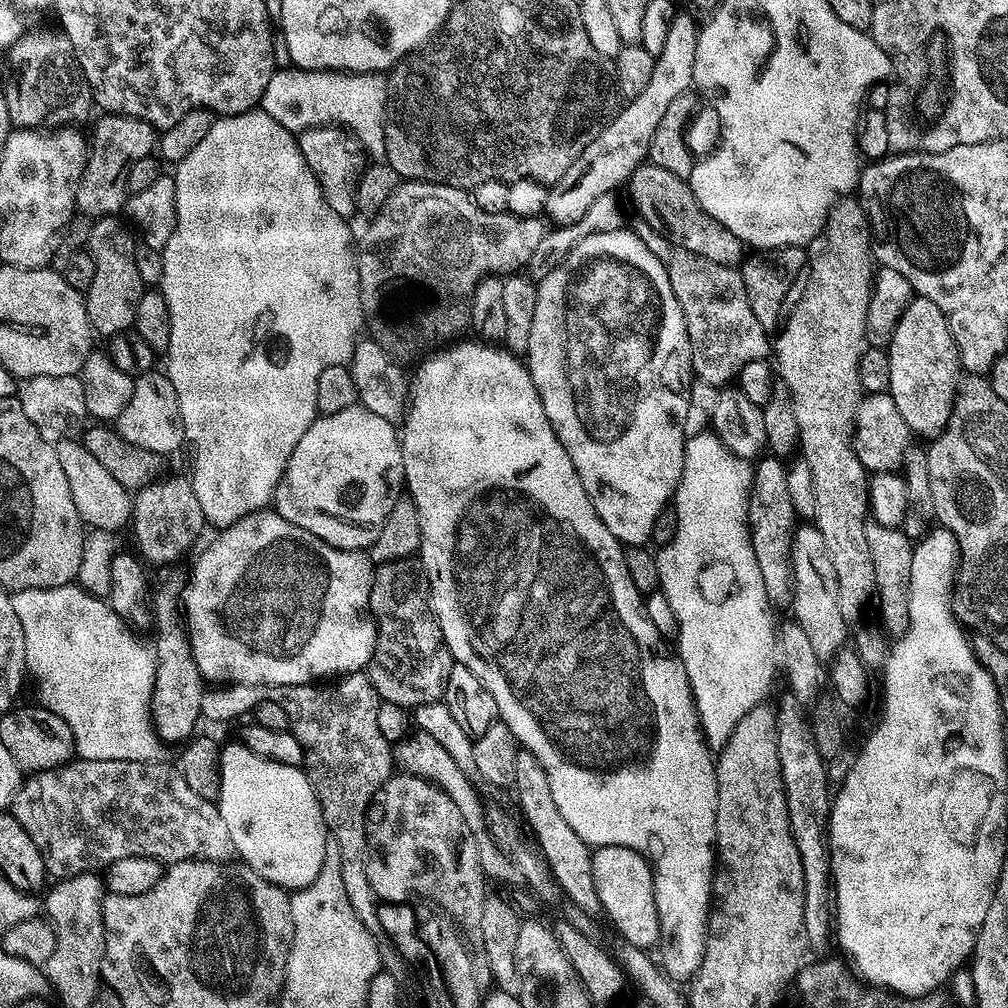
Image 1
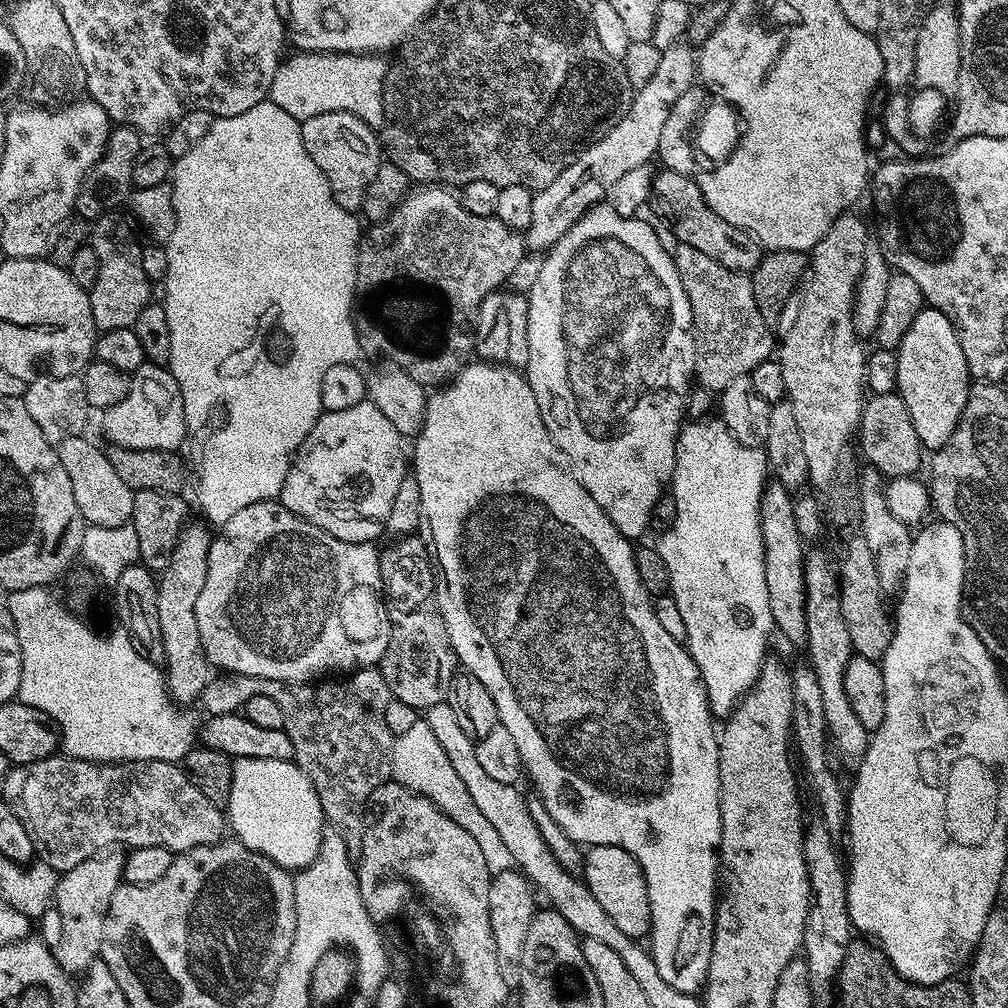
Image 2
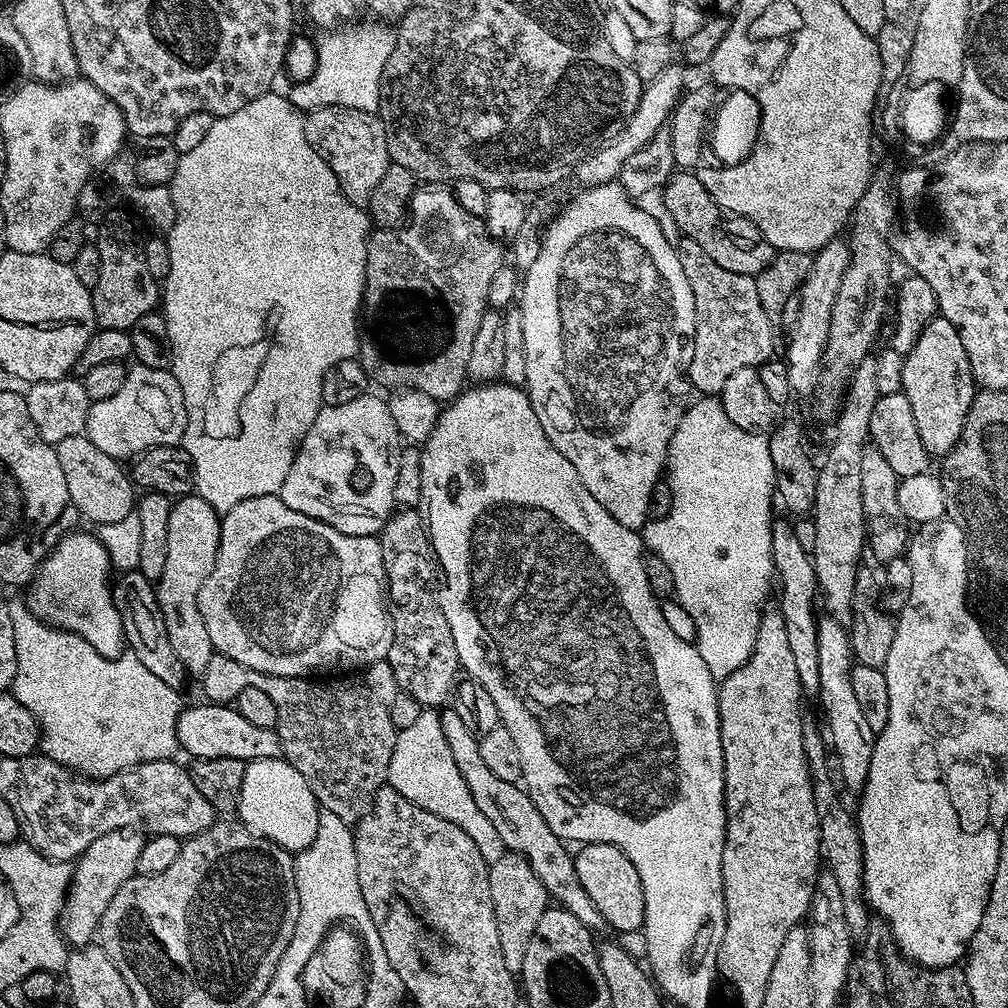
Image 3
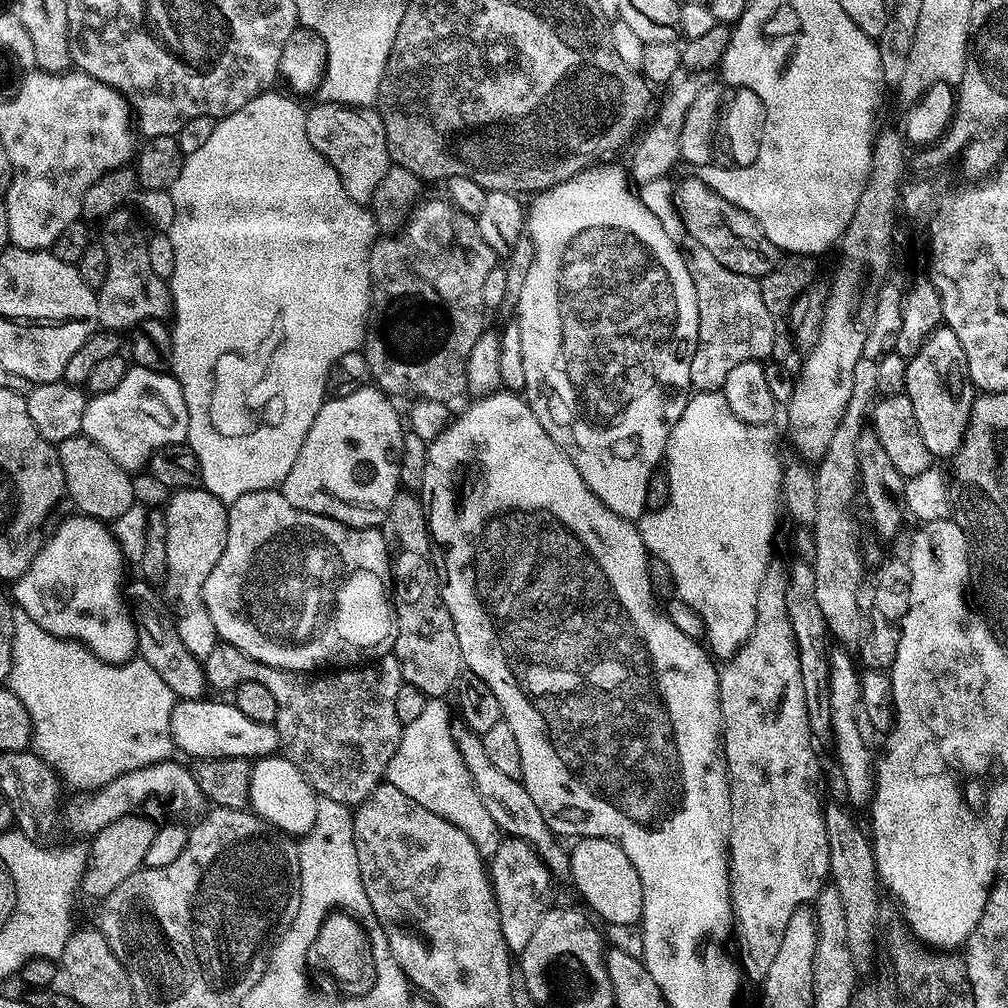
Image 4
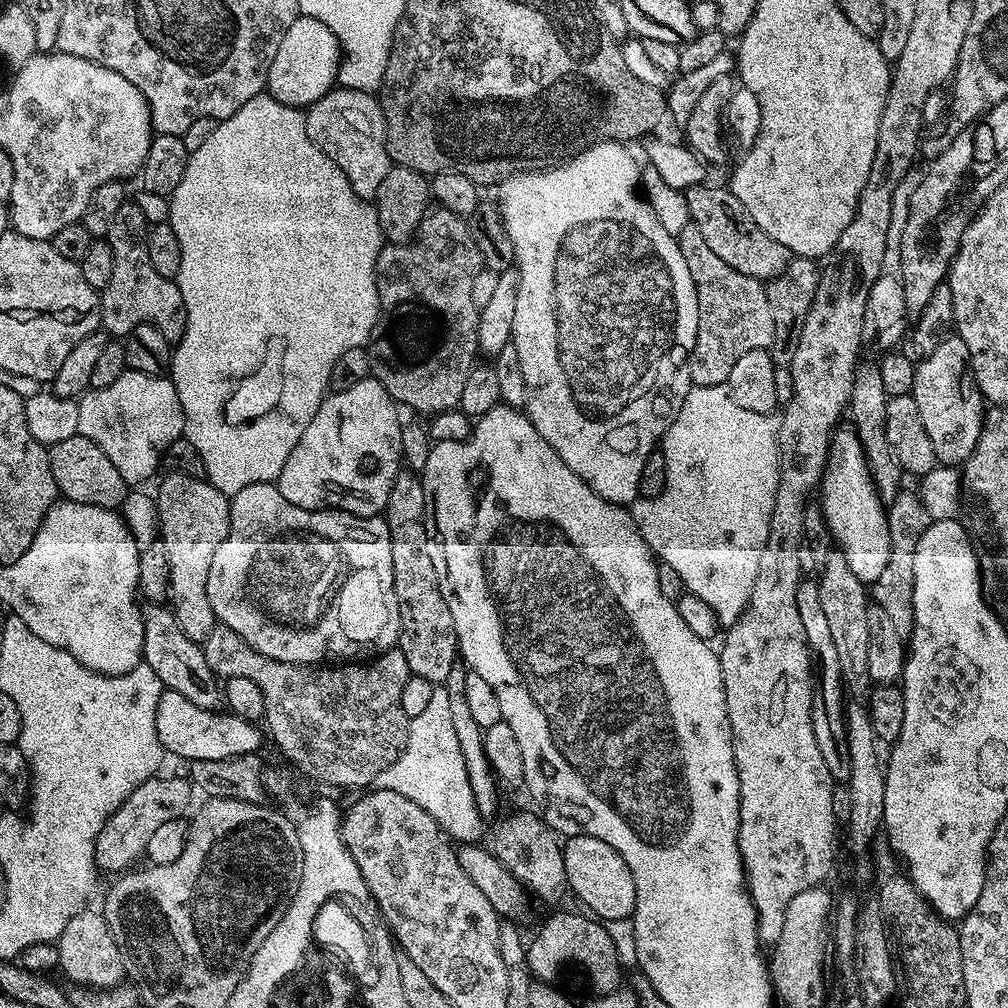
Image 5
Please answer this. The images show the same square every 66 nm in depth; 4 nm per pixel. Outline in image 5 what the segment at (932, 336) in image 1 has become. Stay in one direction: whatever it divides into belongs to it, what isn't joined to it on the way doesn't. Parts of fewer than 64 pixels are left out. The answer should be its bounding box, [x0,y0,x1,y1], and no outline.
[911,334,986,466]

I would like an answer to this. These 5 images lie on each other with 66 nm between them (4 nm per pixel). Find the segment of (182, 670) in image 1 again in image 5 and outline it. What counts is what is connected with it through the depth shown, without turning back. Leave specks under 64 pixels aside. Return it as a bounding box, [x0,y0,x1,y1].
[154,470,230,642]

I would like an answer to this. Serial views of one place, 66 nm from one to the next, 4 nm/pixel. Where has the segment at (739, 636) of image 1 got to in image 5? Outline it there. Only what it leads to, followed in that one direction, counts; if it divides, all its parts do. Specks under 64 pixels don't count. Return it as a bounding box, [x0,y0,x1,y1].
[630,383,780,626]

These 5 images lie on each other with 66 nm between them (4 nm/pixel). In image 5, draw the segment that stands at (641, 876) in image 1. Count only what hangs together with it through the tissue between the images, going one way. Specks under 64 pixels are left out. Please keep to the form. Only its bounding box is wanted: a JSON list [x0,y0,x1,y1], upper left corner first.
[562,836,636,921]

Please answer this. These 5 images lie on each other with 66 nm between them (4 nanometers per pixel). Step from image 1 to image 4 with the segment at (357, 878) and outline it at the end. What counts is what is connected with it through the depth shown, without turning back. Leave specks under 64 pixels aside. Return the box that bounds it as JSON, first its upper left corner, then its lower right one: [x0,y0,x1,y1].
[202,641,404,806]

